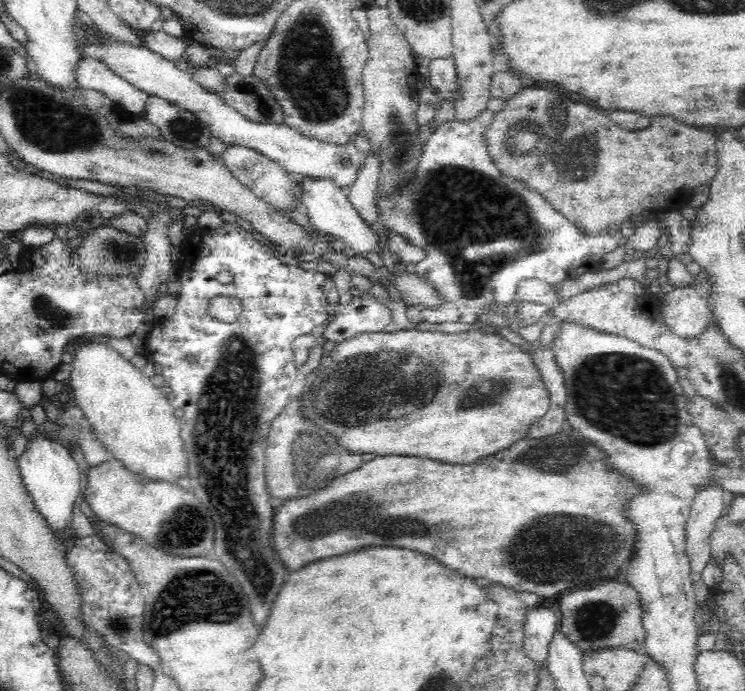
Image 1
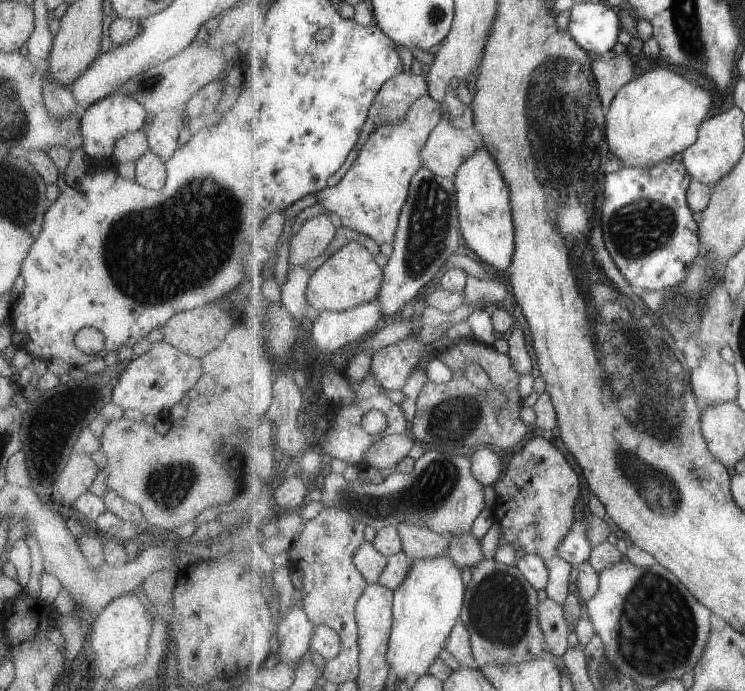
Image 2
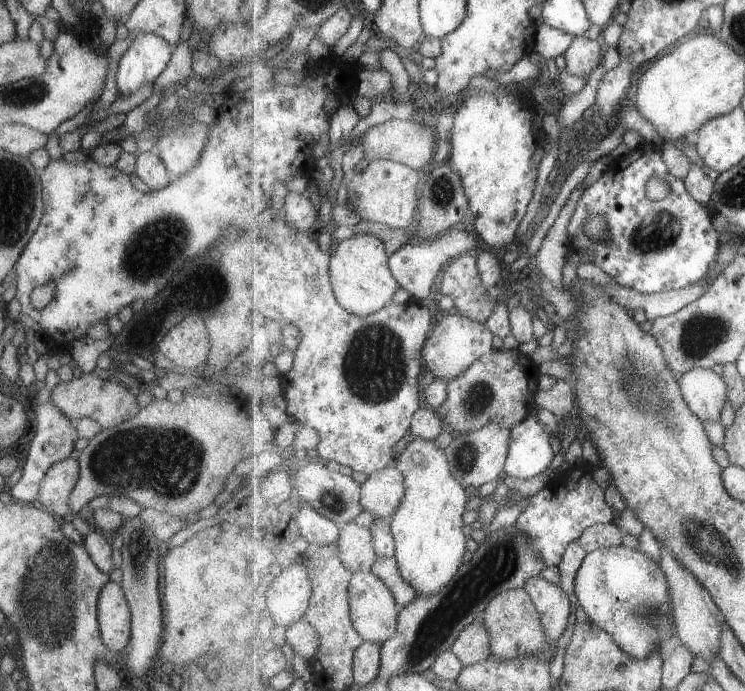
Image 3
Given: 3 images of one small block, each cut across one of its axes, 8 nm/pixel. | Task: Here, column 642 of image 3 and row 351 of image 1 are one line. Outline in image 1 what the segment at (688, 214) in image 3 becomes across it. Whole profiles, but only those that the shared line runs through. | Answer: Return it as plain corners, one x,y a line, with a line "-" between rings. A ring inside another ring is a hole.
224,223
214,230
195,230
190,234
190,237
185,238
179,254
175,256
180,269
182,269
182,274
180,274
178,280
178,282
180,282
180,293
176,295
177,303
175,304
174,313
168,318
155,320
154,328
148,341
148,350
146,350
146,354
144,354
145,358
151,364
156,363
162,365
164,389
167,393
169,403
179,415
181,437
184,441
184,450
186,451
186,455
188,455
187,476
190,479
190,491
196,495
196,498
200,499
200,502
209,510
211,517
214,518
214,526
216,526
214,550
216,550
218,558
226,564
226,568
230,570
230,574
242,584
244,593
248,595
248,601
250,601
251,614
254,614
255,623
258,623
260,626
268,619
274,598
276,598
278,590
280,590
282,584
284,584
284,570
282,570
280,564
274,564
272,550
268,548
268,546
270,546
270,544
268,544
268,528
270,528
270,518
272,518
274,512
272,512
272,506
268,506
268,504
270,504
268,500
270,500
271,495
265,485
264,463
266,437
269,434
271,422
285,409
285,406
291,399
290,388
292,388
292,384
294,384
294,380
296,380
296,370
299,369
293,359
293,346
291,344
297,336
310,333
316,326
324,325
327,322
328,313
326,306
329,304
322,291
322,287
326,284
326,280
328,280
326,273
310,272
310,270
304,270
304,268
292,268
292,266
288,266
288,264
282,264
280,260
276,260
275,256
270,255
269,250
270,247
268,247
268,245
258,243
258,240
252,237
252,233
248,233
237,223
-
222,270
228,270
234,277
234,282
228,285
221,285
215,277
218,272
222,272
-
215,296
234,297
240,301
242,312
240,312
240,316
238,316
236,322
232,324
217,323
206,312
207,302

